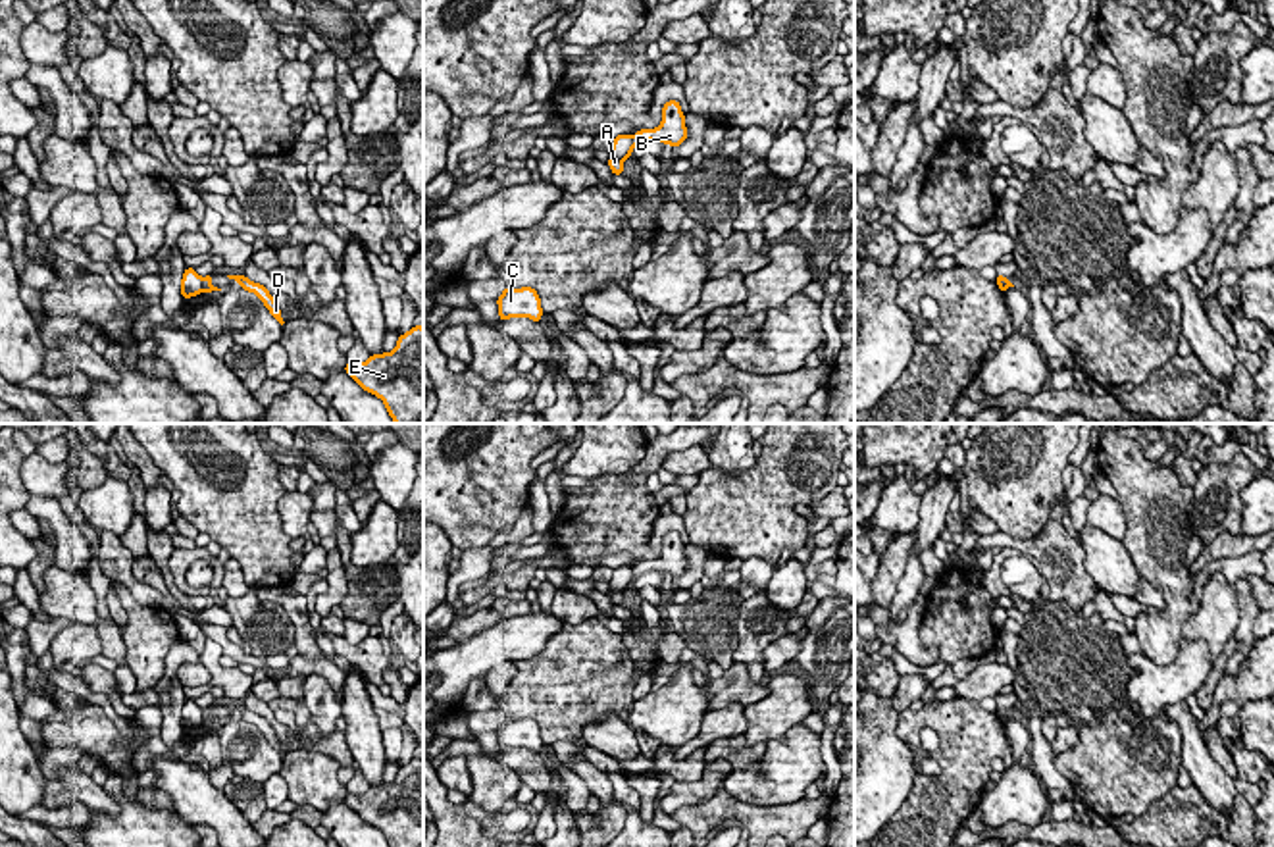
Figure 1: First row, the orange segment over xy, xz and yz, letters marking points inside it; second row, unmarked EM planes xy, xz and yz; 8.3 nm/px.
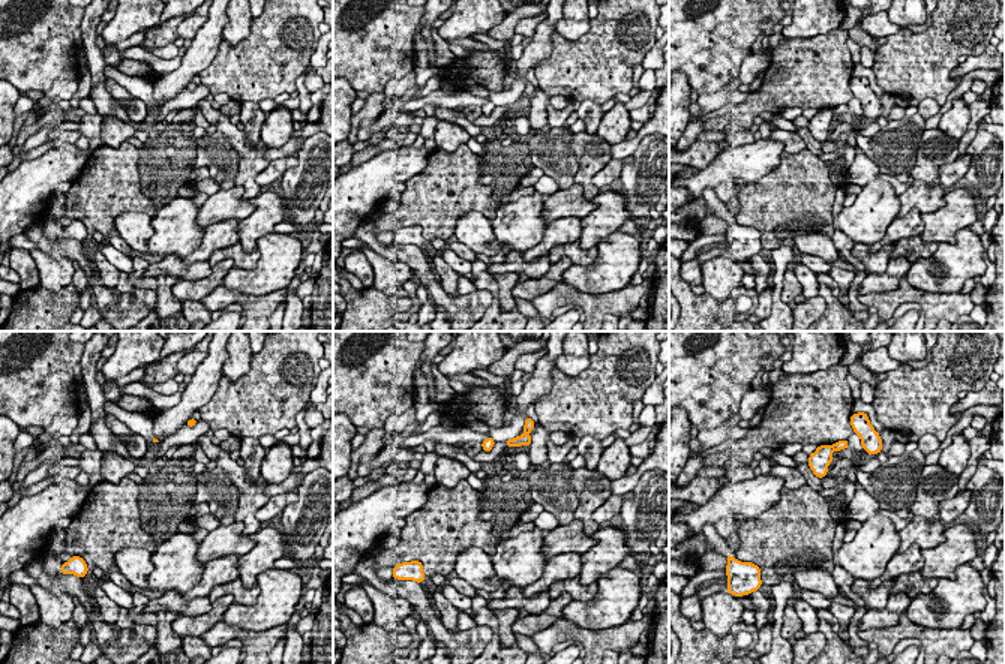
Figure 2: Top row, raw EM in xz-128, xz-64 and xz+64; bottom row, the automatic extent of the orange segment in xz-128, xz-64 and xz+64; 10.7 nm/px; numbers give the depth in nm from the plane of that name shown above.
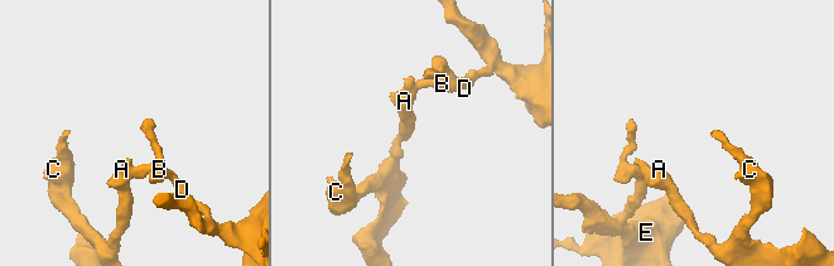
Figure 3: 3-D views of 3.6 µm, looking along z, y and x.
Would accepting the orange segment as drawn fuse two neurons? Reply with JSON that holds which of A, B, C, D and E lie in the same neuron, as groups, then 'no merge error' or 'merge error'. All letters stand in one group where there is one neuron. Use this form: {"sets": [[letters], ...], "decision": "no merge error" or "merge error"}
{"sets": [["A", "C"], ["B", "D", "E"]], "decision": "merge error"}

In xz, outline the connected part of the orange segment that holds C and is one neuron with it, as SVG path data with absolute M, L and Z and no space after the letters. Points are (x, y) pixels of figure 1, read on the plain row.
M506 718L497 730L497 735L500 753L510 749L529 749L533 753L541 753L543 747L539 724L531 718Z

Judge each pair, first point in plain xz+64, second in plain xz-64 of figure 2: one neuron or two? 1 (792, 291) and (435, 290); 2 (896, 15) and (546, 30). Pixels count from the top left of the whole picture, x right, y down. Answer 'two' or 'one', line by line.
1: two
2: two

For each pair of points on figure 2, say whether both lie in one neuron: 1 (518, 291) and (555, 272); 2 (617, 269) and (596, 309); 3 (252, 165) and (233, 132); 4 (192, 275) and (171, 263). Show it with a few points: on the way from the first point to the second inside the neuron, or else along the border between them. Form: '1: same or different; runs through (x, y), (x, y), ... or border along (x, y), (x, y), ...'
1: same; runs through (527, 290), (539, 287), (546, 281)
2: different; border along (629, 284), (597, 294), (585, 294), (570, 287)
3: same; runs through (252, 158), (237, 140)
4: same; runs through (188, 273), (176, 267)

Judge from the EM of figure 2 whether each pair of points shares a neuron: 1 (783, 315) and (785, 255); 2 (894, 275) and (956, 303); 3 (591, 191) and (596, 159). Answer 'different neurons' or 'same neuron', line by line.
1: same neuron
2: different neurons
3: same neuron

